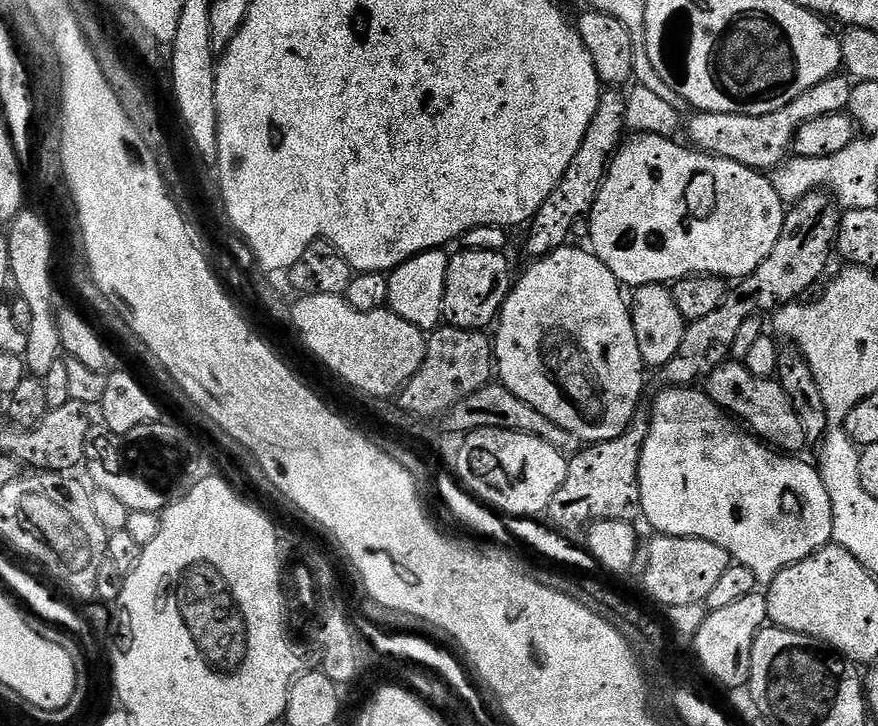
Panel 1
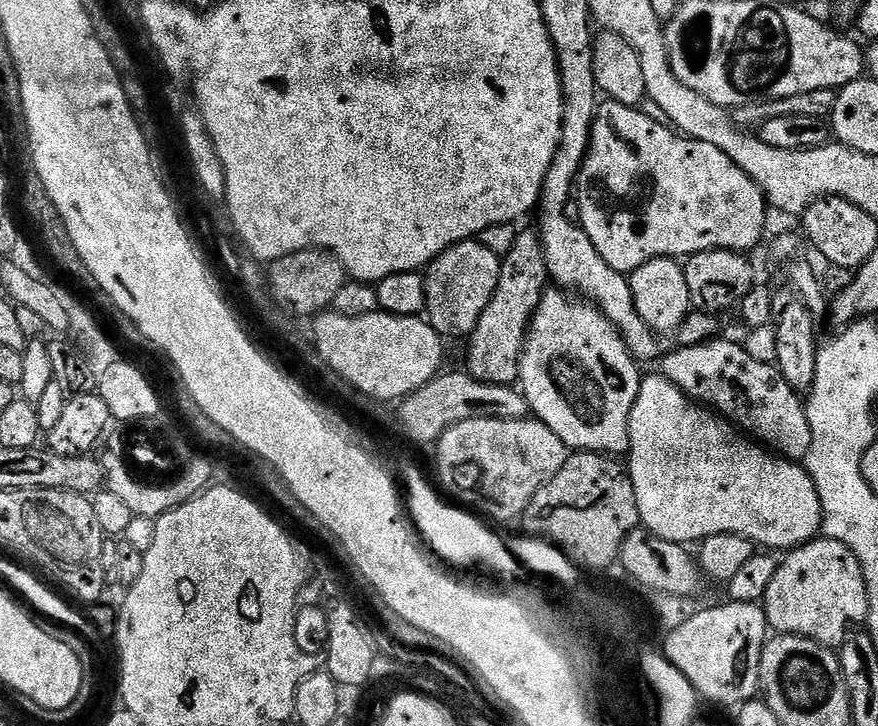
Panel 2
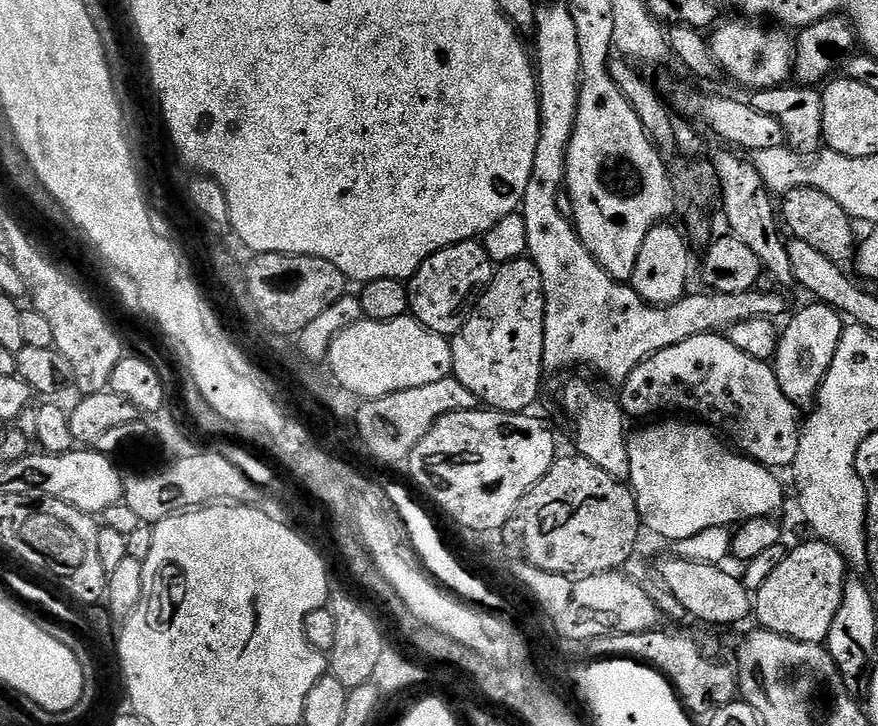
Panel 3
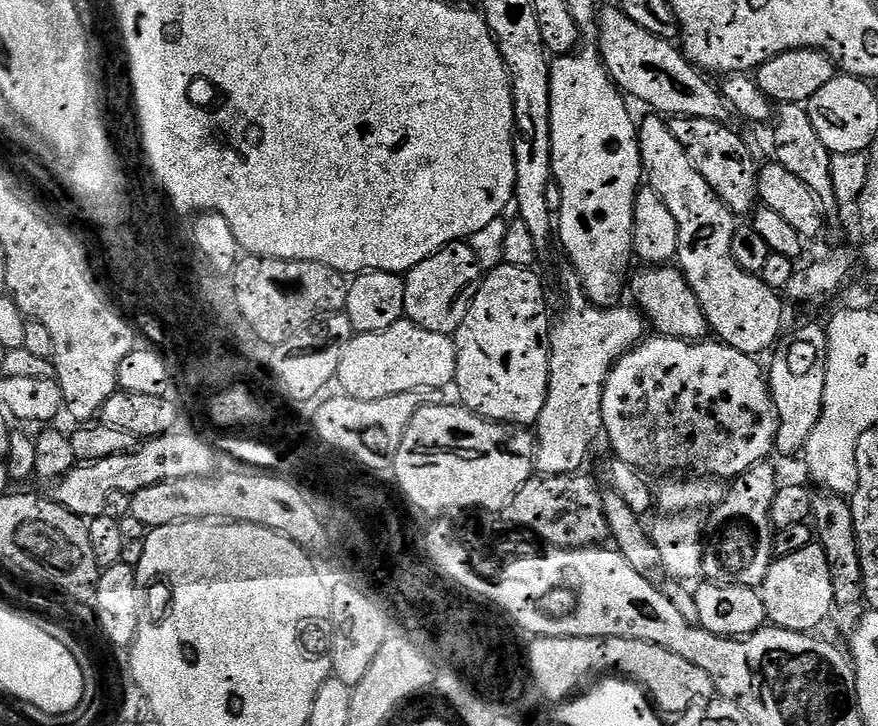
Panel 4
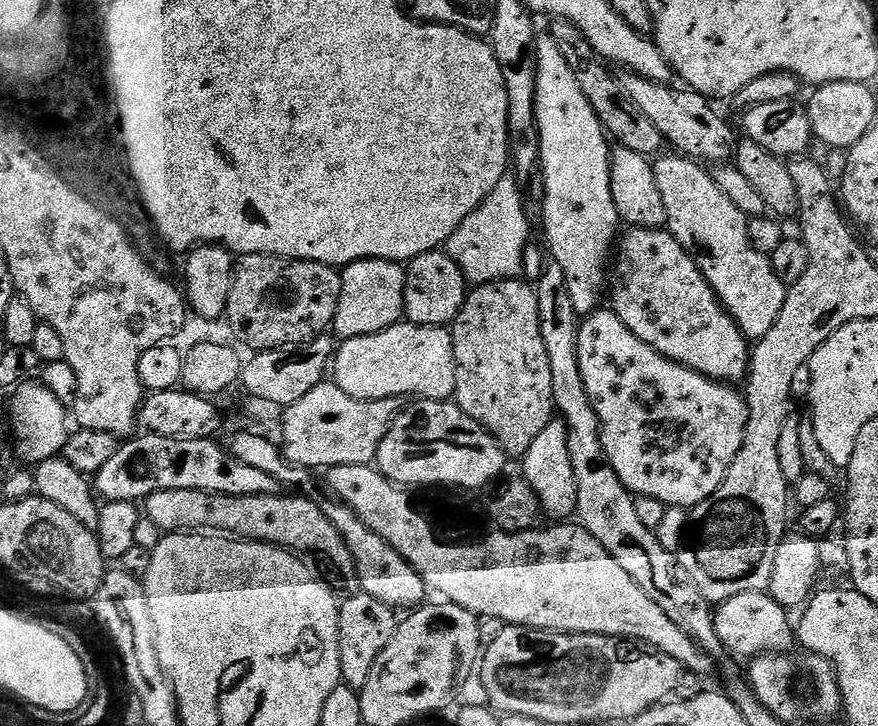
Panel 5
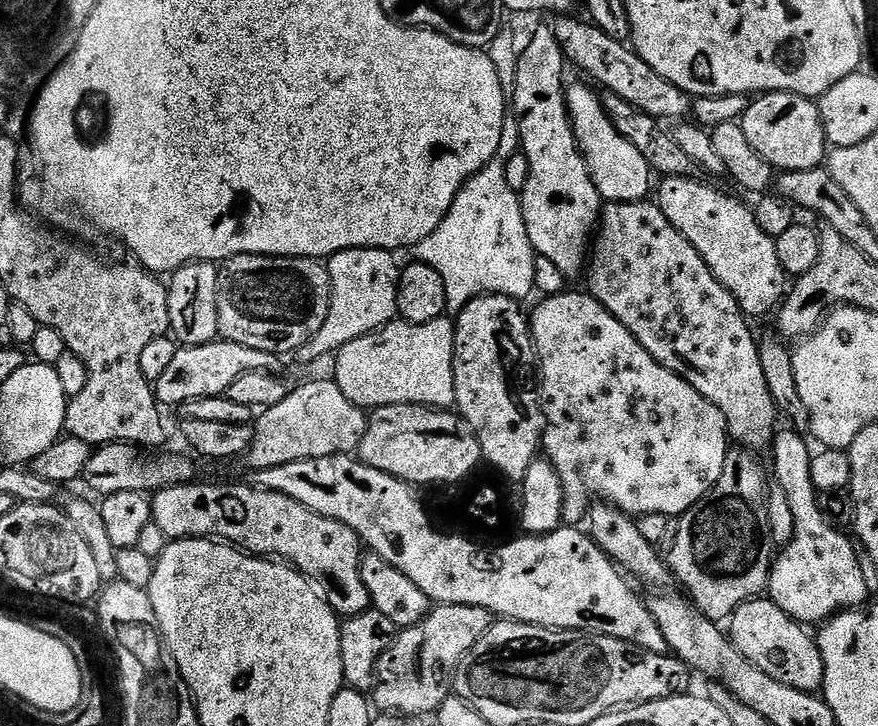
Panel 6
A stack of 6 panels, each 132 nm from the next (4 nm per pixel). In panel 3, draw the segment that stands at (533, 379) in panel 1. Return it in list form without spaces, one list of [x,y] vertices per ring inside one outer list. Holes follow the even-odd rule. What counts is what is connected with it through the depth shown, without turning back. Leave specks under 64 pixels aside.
[[[576,376],[564,388],[564,408],[576,427],[575,451],[585,456],[594,466],[602,466],[606,474],[616,480],[627,481],[630,474],[630,458],[628,457],[629,433],[624,432],[626,417],[615,395],[607,396],[600,388],[595,388],[588,380]]]

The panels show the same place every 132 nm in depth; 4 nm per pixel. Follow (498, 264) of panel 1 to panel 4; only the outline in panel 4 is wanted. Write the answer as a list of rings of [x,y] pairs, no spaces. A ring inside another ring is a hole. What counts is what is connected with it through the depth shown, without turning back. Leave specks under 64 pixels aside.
[[[456,240],[442,246],[442,250],[430,254],[426,262],[418,262],[418,266],[404,276],[405,317],[426,330],[434,330],[434,334],[455,337],[458,326],[462,326],[462,318],[466,318],[470,310],[472,299],[478,294],[481,279],[478,254],[474,254],[471,243]]]

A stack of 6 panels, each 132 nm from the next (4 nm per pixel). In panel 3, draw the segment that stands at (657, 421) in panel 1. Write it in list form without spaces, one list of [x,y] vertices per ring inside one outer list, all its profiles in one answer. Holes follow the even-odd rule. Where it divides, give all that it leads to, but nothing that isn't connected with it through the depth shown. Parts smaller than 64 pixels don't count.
[[[668,420],[665,424],[652,422],[649,428],[633,431],[628,437],[630,474],[627,483],[640,511],[641,525],[653,528],[670,542],[677,542],[700,535],[711,527],[728,528],[759,516],[775,517],[775,512],[784,504],[784,488],[776,477],[779,475],[757,460],[733,450],[719,435],[716,437],[712,433],[715,431],[707,423],[684,420]]]

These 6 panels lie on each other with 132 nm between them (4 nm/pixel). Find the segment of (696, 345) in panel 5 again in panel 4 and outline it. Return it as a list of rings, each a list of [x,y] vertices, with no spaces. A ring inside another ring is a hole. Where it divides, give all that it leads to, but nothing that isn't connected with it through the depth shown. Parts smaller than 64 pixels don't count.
[[[644,266],[641,272],[631,277],[630,280],[630,296],[634,301],[635,307],[642,313],[645,321],[649,325],[652,324],[657,333],[661,336],[673,336],[679,340],[691,340],[699,342],[709,335],[710,329],[708,319],[702,310],[702,306],[698,306],[698,298],[694,298],[694,290],[690,290],[690,282],[686,282],[683,272],[676,266]]]

